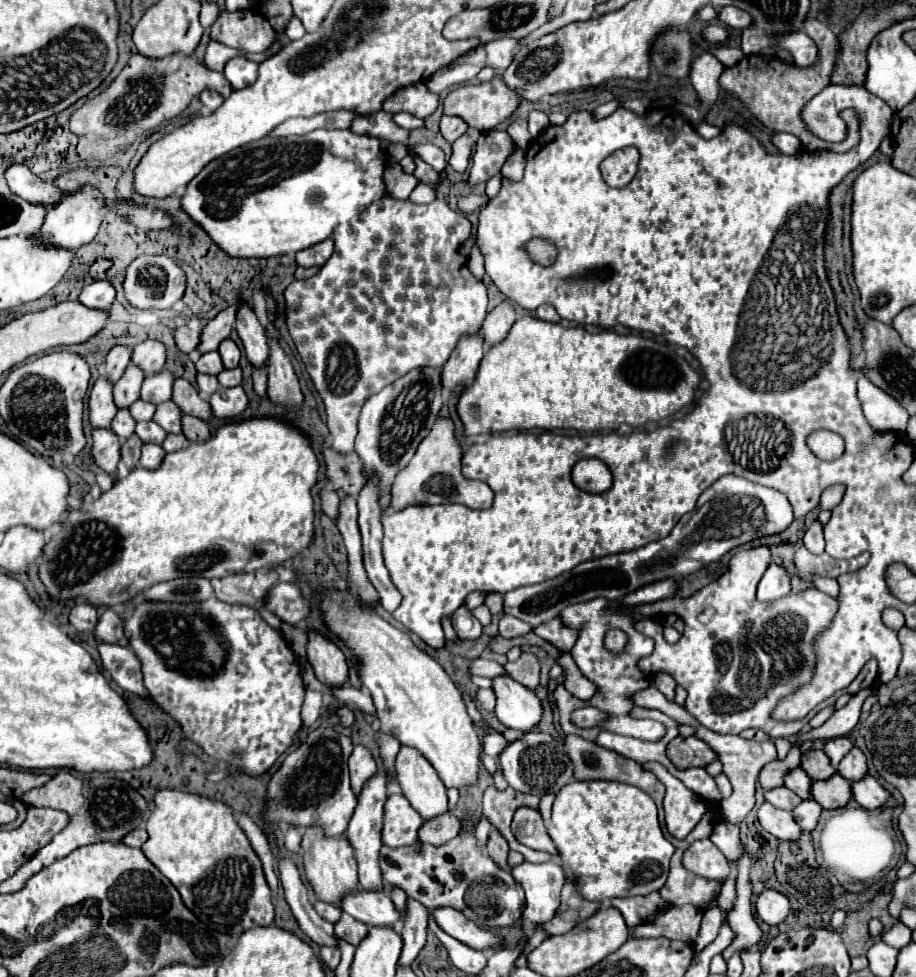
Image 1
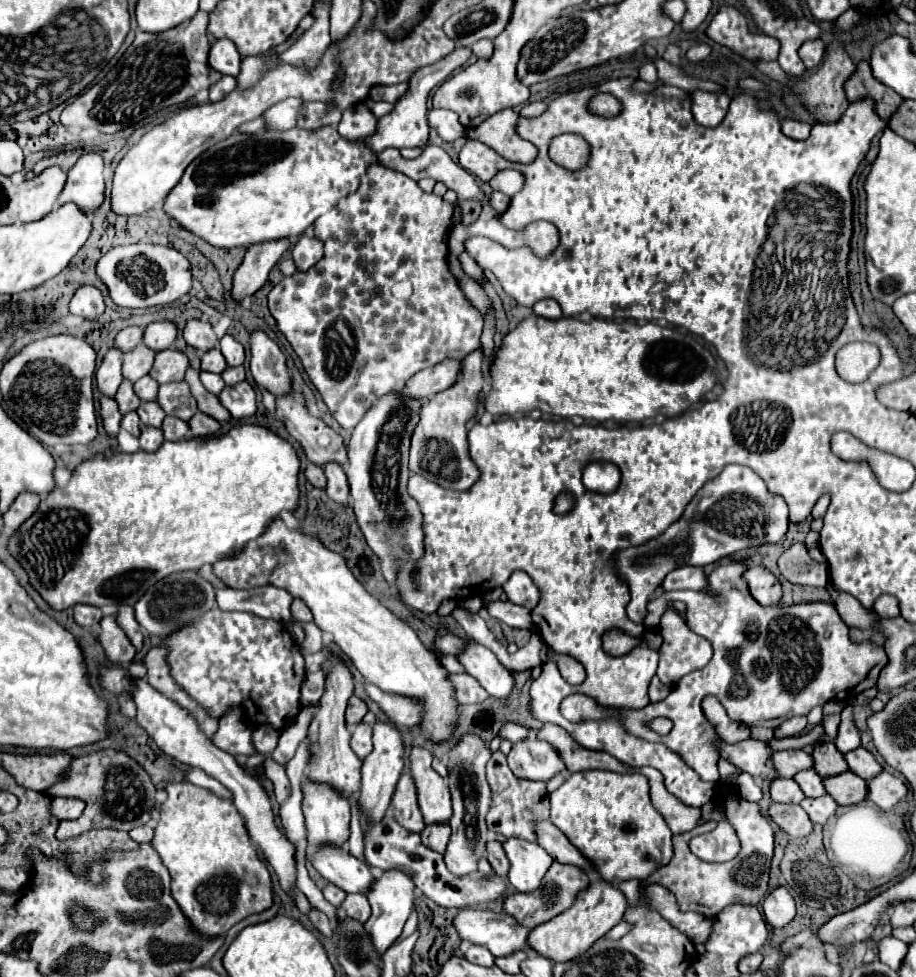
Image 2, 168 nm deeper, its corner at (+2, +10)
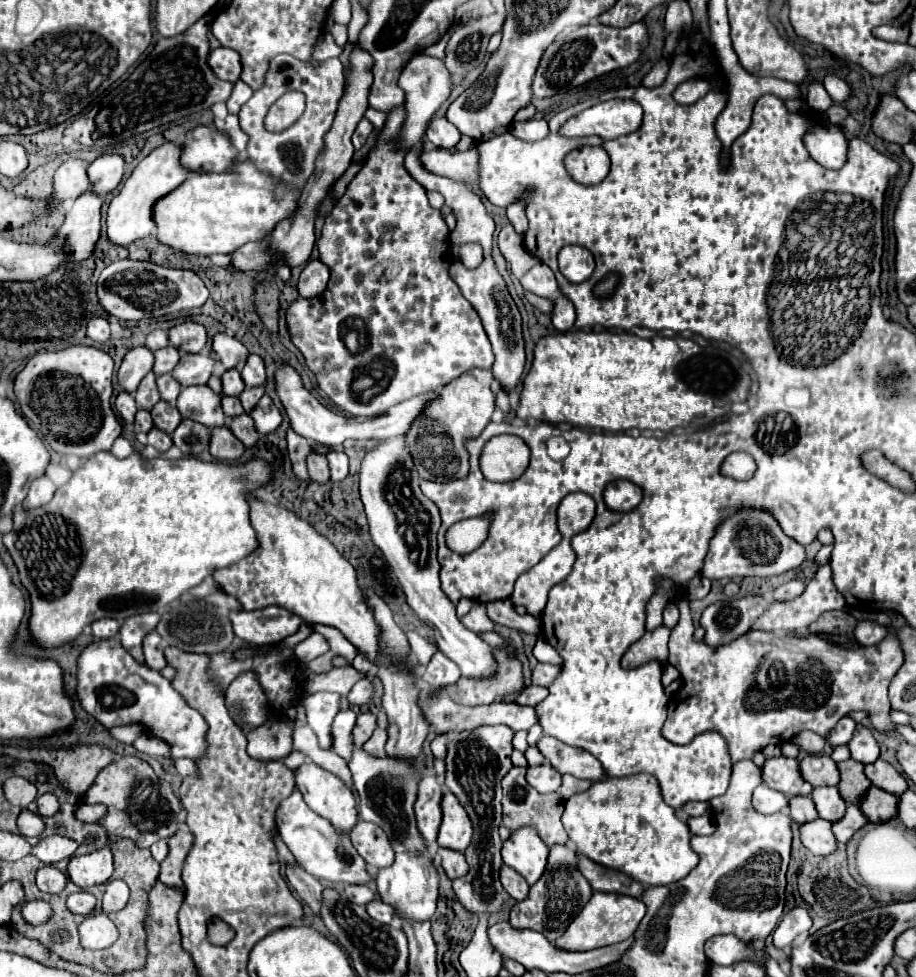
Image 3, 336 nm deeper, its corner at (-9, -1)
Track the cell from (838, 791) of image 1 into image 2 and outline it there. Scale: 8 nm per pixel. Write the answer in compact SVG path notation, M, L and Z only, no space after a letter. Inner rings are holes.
M852 771L824 779L824 787L838 805L856 805L866 797L866 781Z

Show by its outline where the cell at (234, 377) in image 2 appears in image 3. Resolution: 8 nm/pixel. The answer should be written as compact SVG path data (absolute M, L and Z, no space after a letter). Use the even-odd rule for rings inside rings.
M259 386L259 388L245 388L243 394L239 396L245 412L251 412L251 410L257 406L257 402L259 402L259 398L261 398L263 394L265 394L265 388L261 388L261 386Z

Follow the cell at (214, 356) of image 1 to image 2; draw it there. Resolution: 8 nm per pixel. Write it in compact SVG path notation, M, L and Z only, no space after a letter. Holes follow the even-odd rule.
M214 347L212 351L206 351L202 355L202 371L212 371L212 373L222 373L226 369L226 361L224 355L220 353L218 347Z

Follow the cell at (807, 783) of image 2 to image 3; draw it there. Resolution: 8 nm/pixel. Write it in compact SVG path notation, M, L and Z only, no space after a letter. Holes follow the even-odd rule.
M823 786L823 788L815 788L811 794L817 812L821 818L829 820L829 822L837 822L839 818L843 818L847 804L843 802L839 790L835 786Z

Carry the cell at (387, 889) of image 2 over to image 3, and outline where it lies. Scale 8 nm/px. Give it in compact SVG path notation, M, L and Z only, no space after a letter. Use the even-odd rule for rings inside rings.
M363 748L353 752L349 762L349 770L353 774L353 784L359 794L359 812L361 818L373 822L385 830L391 838L391 846L395 850L395 862L389 868L377 870L377 894L383 902L397 908L401 918L411 920L429 920L435 912L437 896L439 896L439 876L433 866L433 856L429 854L423 836L417 830L413 804L417 800L417 784L421 780L421 772L425 770L425 754L411 762L403 758L375 758L367 754Z

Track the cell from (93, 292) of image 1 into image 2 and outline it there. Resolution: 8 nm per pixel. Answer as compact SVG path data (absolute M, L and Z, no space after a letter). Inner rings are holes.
M92 285L80 287L70 301L70 313L82 315L86 319L94 319L96 315L100 315L104 311L104 307L106 305L104 305L102 291L98 287L92 287Z

